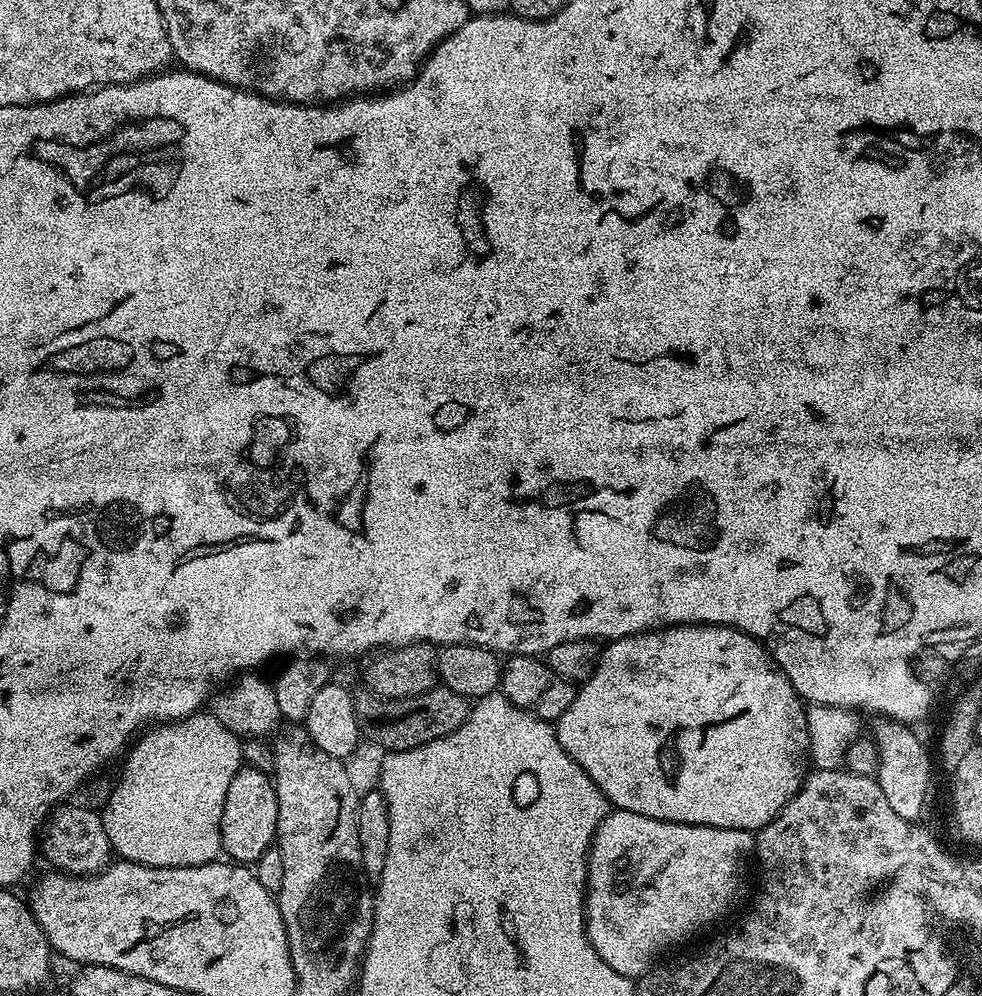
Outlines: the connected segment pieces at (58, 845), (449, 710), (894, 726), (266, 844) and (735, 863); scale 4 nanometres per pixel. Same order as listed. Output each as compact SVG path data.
M65 802L52 809L50 819L43 825L42 831L38 836L38 848L46 859L52 863L53 869L67 872L69 876L92 876L96 872L107 868L114 860L114 849L110 838L106 834L106 826L102 826L100 812L91 812L88 808L83 808L80 804Z
M437 686L419 697L420 712L384 712L385 701L381 697L364 694L356 700L356 714L360 718L360 731L376 744L381 744L384 750L399 750L401 748L417 748L426 742L434 742L434 738L442 738L462 722L468 720L470 711L469 697L454 694L454 690Z
M887 718L879 721L874 743L878 750L880 765L874 779L882 786L886 802L890 802L894 812L900 818L916 822L924 812L924 803L928 800L928 787L932 784L932 764L928 761L928 752L924 744L912 733L913 729L898 720Z
M241 766L230 782L230 790L226 790L226 806L222 806L222 822L220 823L220 846L223 855L229 861L239 862L245 866L255 865L259 856L267 848L273 847L278 826L278 798L276 797L276 785L269 773L261 768Z
M609 811L608 817L598 826L598 830L592 839L592 848L588 852L588 887L584 902L584 925L588 931L590 942L600 958L610 970L618 970L618 974L633 978L643 977L657 963L656 956L663 954L667 948L680 944L683 940L691 938L695 932L703 930L707 924L712 924L728 908L728 903L736 896L736 887L740 884L740 867L744 859L751 857L754 852L753 833L746 830L730 830L729 828L711 828L710 826L698 826L697 824L679 824L678 822L666 822L646 818L642 814L633 812Z

